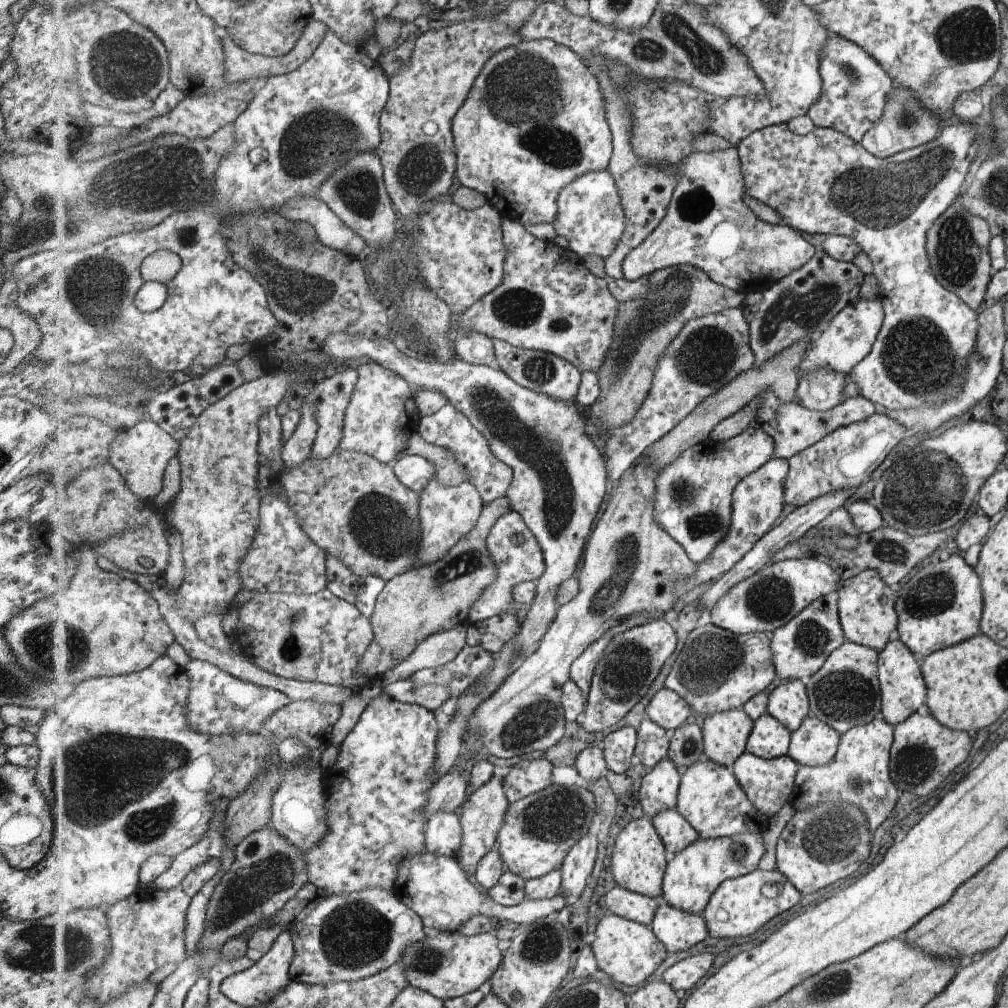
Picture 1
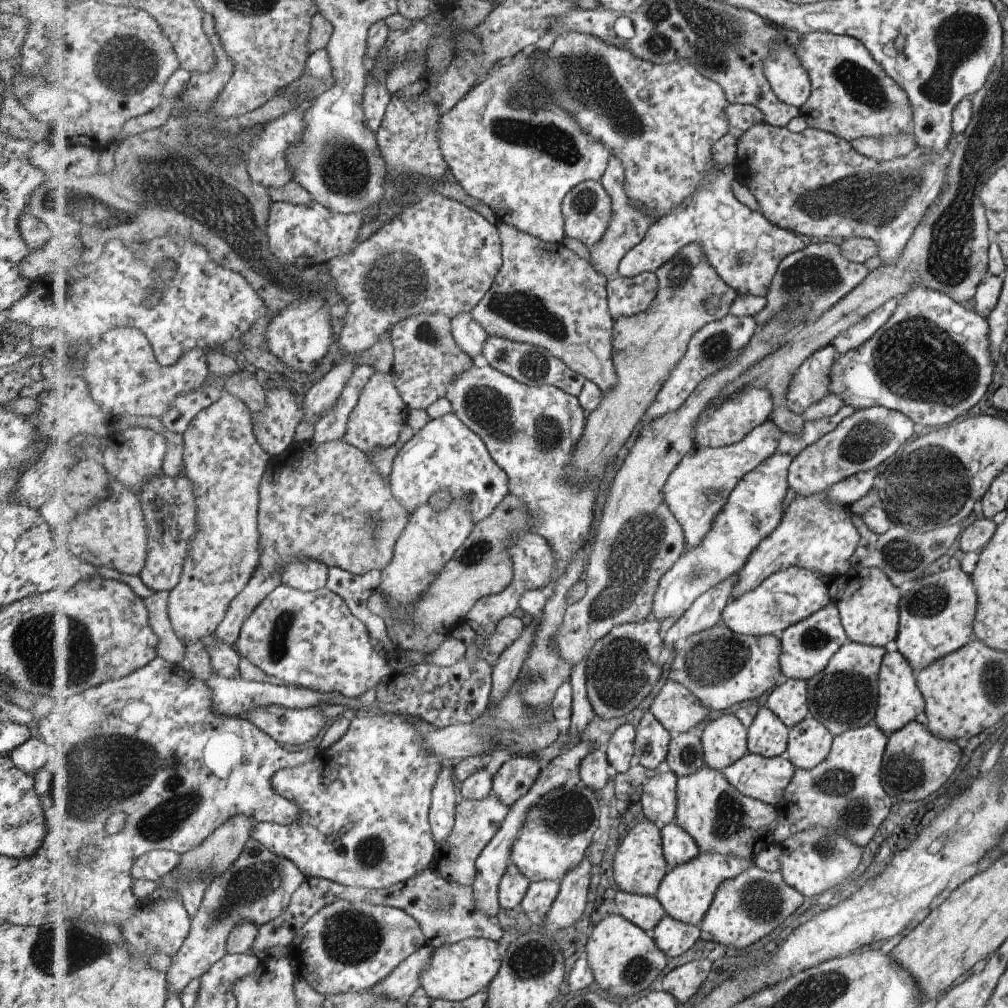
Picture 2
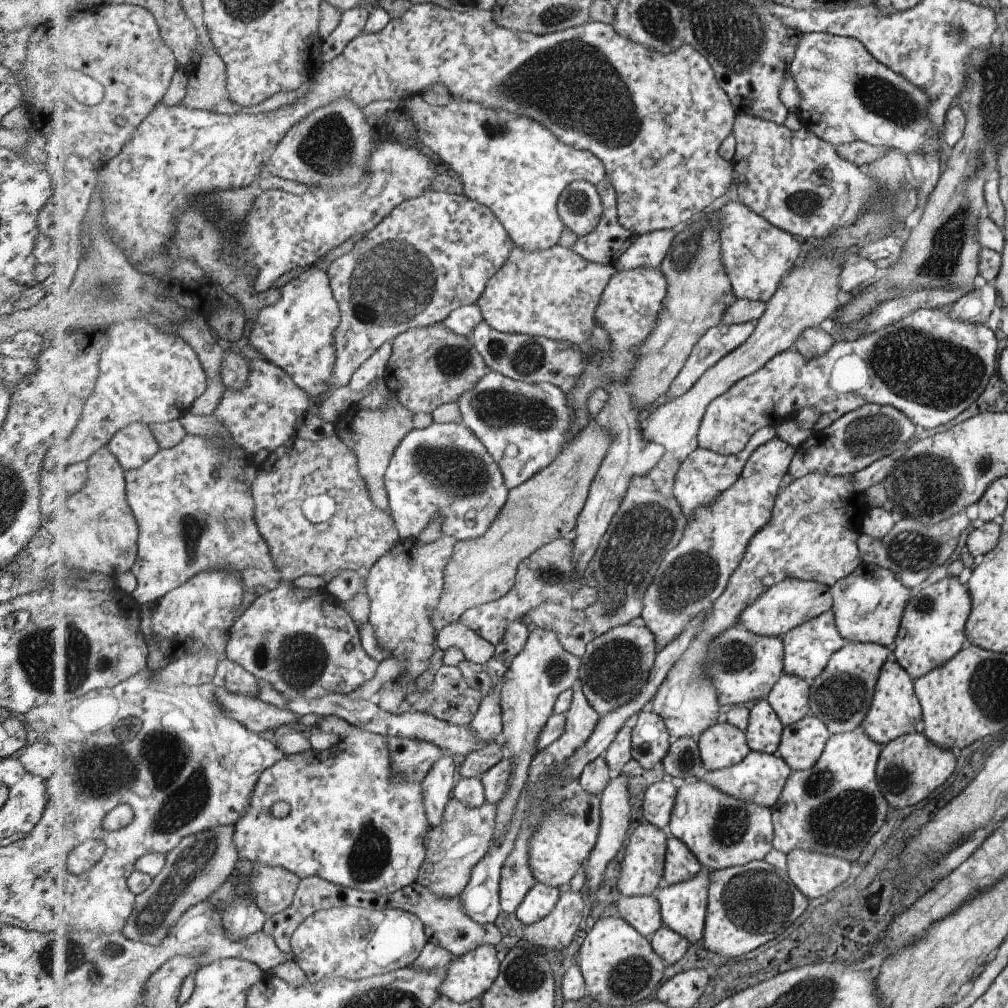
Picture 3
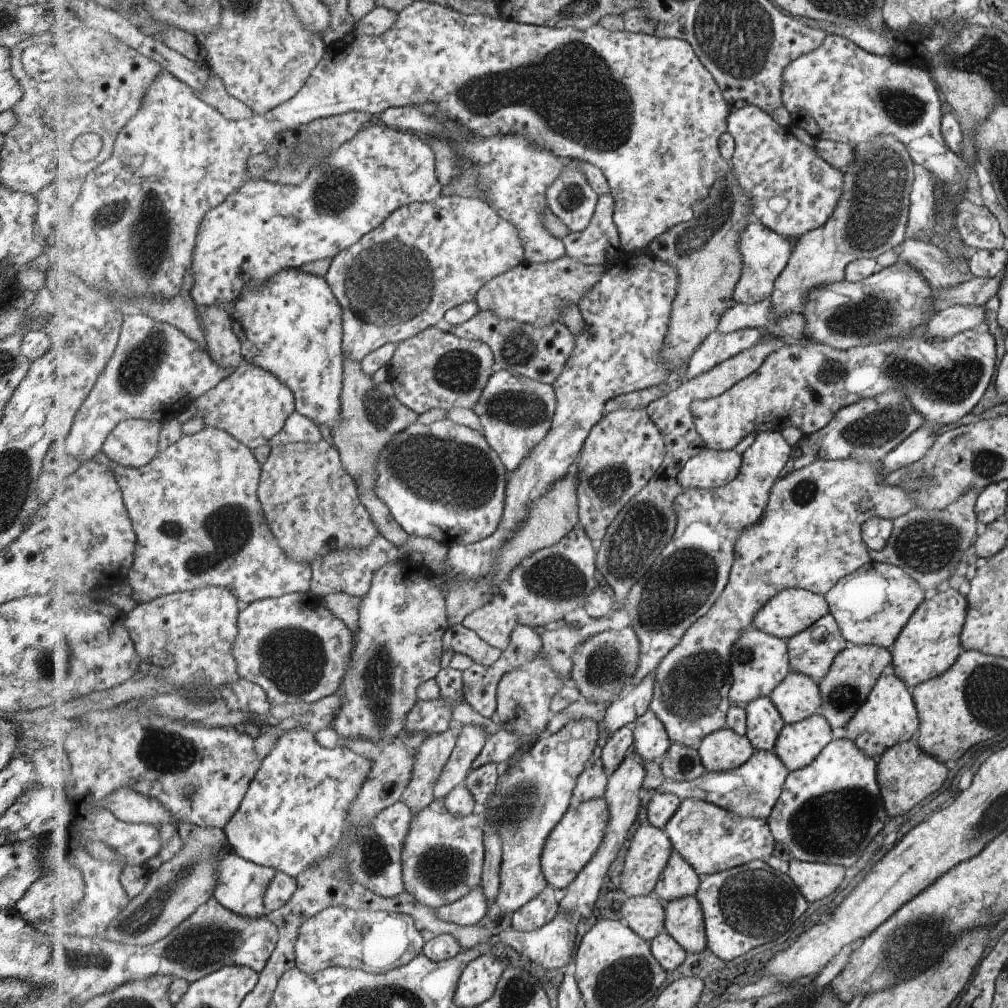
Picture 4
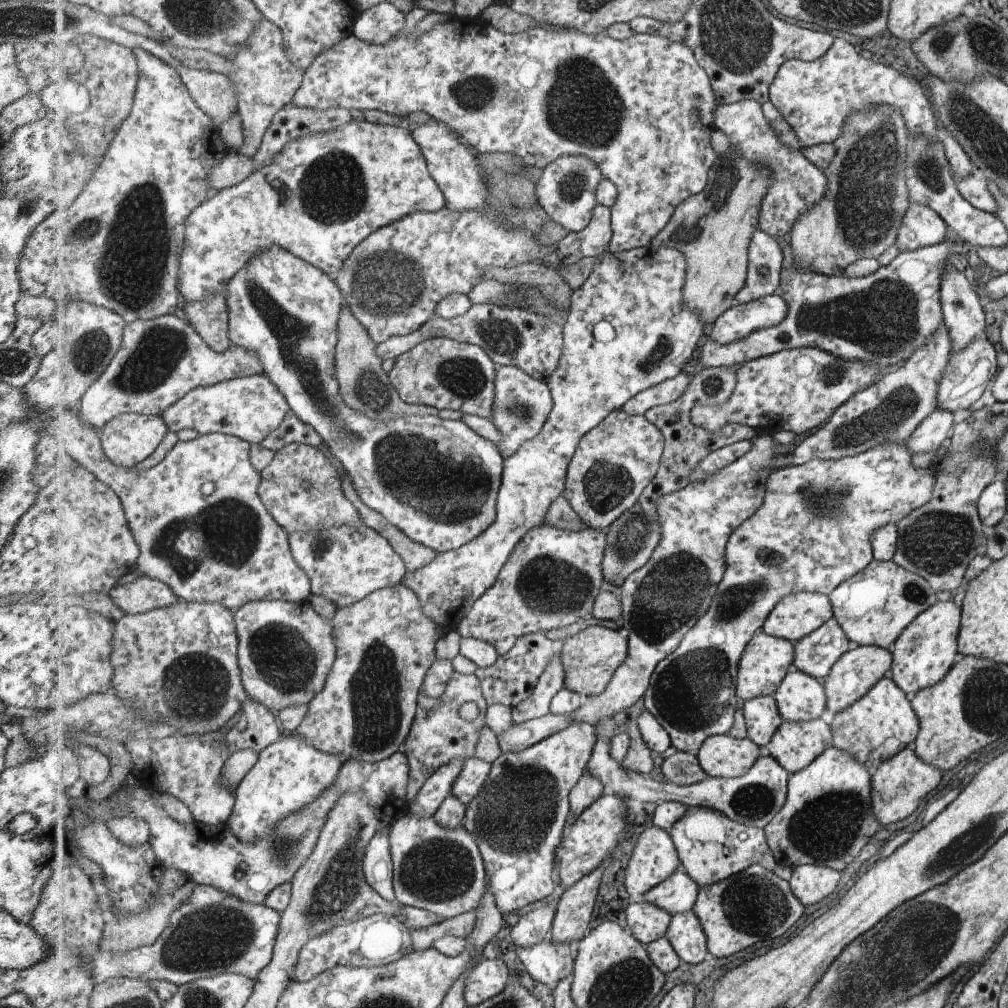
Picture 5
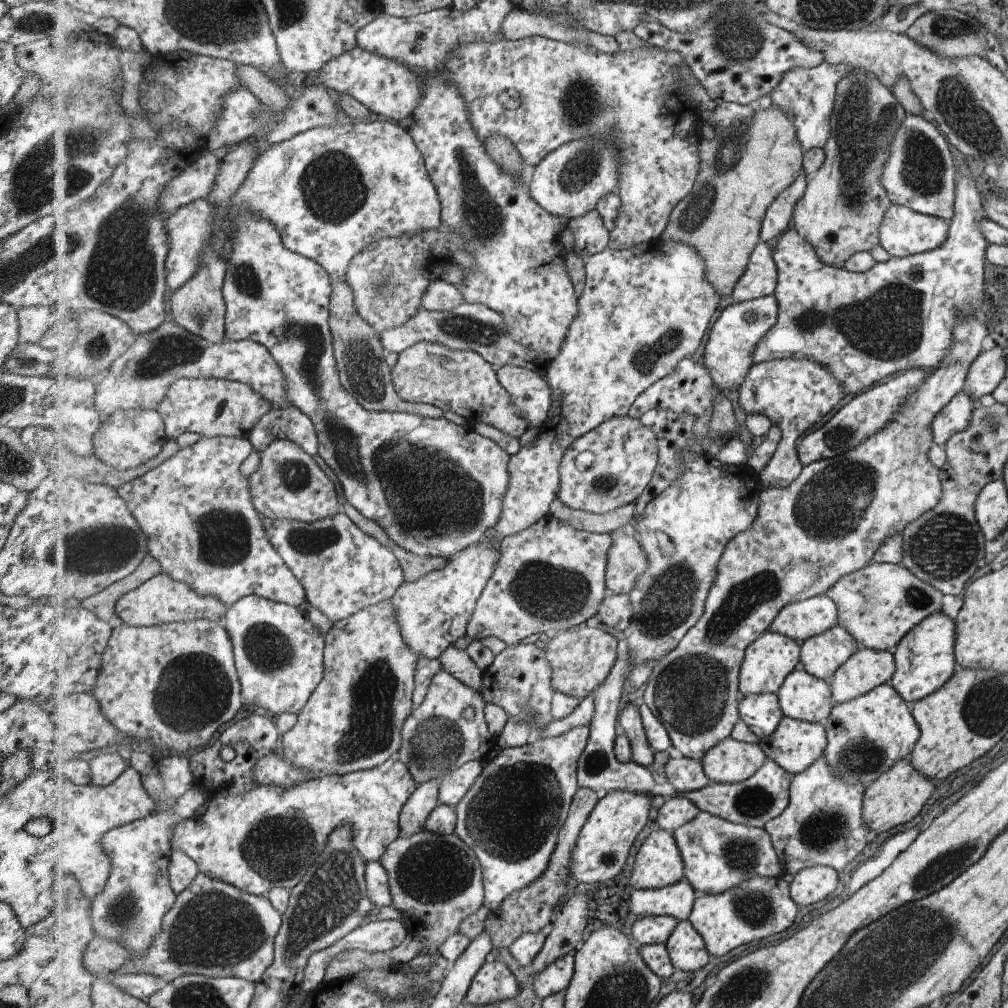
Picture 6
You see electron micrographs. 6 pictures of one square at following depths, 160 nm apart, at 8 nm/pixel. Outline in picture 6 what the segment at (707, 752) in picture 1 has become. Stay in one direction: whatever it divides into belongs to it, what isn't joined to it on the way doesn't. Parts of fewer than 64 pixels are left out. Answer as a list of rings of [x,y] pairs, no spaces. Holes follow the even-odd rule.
[[[731,736],[709,751],[702,762],[711,782],[737,784],[755,776],[767,759],[759,744],[739,742]]]

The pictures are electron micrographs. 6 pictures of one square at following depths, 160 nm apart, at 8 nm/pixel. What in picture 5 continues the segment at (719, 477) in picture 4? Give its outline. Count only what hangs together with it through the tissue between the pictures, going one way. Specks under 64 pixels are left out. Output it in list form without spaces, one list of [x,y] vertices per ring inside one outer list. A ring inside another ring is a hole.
[[[744,440],[714,450],[709,456],[706,456],[694,470],[694,474],[692,475],[693,482],[704,481],[714,472],[742,459],[751,449],[751,442],[749,440]]]

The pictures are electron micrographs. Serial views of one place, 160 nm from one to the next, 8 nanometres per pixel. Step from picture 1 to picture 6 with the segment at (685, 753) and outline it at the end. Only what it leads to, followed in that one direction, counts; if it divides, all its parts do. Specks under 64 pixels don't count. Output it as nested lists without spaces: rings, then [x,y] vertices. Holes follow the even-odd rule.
[[[691,757],[671,758],[667,763],[666,773],[677,794],[698,791],[711,783],[703,762]]]

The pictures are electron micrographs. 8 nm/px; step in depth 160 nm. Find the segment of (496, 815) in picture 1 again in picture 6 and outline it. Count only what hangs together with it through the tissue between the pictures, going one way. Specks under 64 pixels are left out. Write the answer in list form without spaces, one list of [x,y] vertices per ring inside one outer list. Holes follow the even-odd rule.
[[[423,830],[415,836],[398,838],[391,843],[381,860],[383,866],[390,874],[390,889],[394,896],[393,906],[404,915],[406,928],[412,938],[419,940],[424,948],[422,954],[436,954],[447,939],[460,932],[465,920],[474,915],[483,905],[485,898],[485,885],[482,864],[477,854],[465,844],[459,835],[438,835]]]

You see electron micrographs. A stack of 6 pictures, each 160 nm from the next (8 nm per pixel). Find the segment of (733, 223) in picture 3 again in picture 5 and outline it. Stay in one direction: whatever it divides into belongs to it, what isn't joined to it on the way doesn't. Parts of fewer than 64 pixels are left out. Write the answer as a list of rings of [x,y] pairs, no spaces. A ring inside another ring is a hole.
[[[761,228],[755,231],[750,244],[748,277],[737,296],[739,304],[779,293],[783,263],[784,248],[775,237]]]

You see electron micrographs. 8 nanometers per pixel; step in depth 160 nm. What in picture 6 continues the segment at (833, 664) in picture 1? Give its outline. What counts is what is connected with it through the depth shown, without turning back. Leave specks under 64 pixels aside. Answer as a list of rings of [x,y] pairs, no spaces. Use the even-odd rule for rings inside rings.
[[[861,646],[831,679],[834,700],[844,703],[866,695],[892,680],[895,671],[893,650],[880,651]]]

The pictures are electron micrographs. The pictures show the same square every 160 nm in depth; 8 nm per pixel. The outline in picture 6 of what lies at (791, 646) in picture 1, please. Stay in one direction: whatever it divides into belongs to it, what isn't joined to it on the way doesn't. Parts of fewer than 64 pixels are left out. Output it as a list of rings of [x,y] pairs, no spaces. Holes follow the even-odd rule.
[[[837,624],[822,635],[802,643],[801,667],[812,675],[831,680],[860,647],[858,640],[845,627]]]

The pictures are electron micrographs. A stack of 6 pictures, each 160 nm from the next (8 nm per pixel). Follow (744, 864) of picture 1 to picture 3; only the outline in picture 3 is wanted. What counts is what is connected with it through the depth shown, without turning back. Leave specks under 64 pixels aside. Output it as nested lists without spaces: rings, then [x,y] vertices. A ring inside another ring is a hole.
[[[703,869],[694,879],[663,885],[658,897],[664,924],[687,937],[691,944],[704,938],[711,873]]]

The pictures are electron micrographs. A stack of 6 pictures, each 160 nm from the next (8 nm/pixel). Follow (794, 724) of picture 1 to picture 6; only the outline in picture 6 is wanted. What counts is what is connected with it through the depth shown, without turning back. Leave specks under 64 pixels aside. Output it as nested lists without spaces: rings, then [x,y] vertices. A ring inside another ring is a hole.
[[[805,668],[795,669],[778,692],[785,717],[822,723],[835,708],[831,680],[812,675]]]

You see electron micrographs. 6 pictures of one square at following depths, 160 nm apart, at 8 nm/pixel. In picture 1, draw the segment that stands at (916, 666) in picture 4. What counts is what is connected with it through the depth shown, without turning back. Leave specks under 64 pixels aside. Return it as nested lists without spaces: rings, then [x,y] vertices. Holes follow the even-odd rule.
[[[951,554],[947,560],[929,562],[917,570],[897,593],[896,609],[899,616],[899,641],[919,656],[925,656],[953,644],[971,638],[979,631],[979,620],[983,608],[983,594],[978,574],[973,572],[963,558]]]

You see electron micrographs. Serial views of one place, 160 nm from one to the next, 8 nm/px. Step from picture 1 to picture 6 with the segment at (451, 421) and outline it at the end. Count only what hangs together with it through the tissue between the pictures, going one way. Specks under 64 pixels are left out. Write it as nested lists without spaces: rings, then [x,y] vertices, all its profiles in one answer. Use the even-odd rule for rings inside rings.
[[[243,209],[234,220],[232,248],[231,255],[228,258],[228,269],[224,282],[224,299],[227,305],[227,339],[234,341],[254,340],[266,346],[275,357],[275,360],[278,360],[288,380],[290,400],[304,413],[307,413],[307,416],[312,418],[315,423],[319,439],[318,454],[336,474],[347,502],[351,503],[359,512],[362,512],[363,516],[380,524],[400,547],[416,555],[453,558],[461,551],[465,551],[466,548],[483,540],[486,532],[491,530],[502,518],[504,501],[506,500],[507,491],[510,490],[510,453],[496,440],[479,434],[473,427],[464,427],[451,422],[446,416],[432,419],[415,413],[370,411],[366,409],[341,384],[340,374],[337,372],[337,362],[333,358],[334,342],[332,330],[330,329],[330,300],[333,288],[330,273],[327,272],[327,269],[323,268],[323,265],[316,260],[288,249],[283,242],[282,234],[276,228],[276,224],[249,209]]]

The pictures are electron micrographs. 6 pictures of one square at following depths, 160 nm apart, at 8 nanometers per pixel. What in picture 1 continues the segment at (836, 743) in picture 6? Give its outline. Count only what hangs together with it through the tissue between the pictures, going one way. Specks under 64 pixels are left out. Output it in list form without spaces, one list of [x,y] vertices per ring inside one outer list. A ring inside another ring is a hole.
[[[895,640],[887,644],[880,652],[879,679],[882,688],[882,713],[884,720],[897,727],[903,720],[915,714],[915,710],[925,702],[925,686],[921,680],[922,672],[919,672],[917,662],[913,660],[913,653],[907,646]]]

